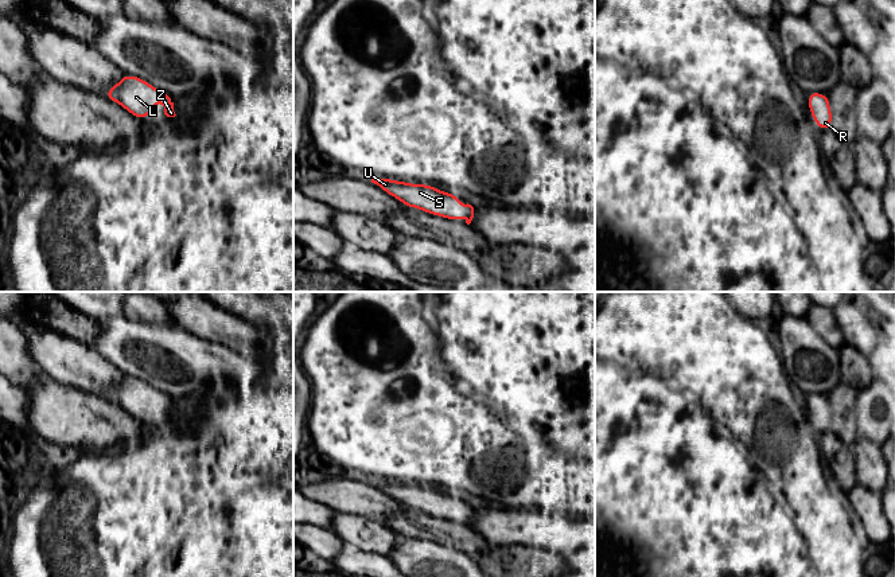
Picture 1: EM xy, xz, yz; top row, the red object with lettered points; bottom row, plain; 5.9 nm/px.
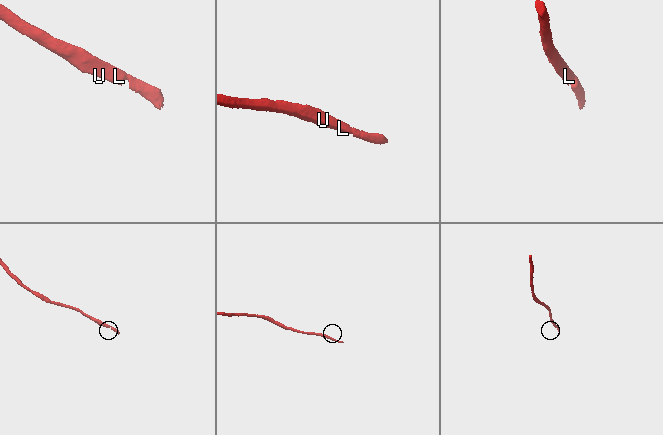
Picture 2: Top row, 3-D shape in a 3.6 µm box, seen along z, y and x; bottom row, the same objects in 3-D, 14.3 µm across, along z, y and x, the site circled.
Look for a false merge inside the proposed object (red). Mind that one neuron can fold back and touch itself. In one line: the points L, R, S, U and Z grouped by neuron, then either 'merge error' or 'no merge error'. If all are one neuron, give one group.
groups L R S U Z; no merge error

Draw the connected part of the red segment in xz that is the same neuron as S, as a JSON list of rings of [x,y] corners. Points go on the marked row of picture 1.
[[[371,179],[371,183],[377,184],[386,194],[392,195],[397,200],[402,202],[406,207],[420,208],[424,213],[433,214],[441,218],[454,219],[460,222],[463,218],[470,225],[474,218],[474,207],[471,204],[463,204],[458,196],[452,192],[440,191],[429,184],[413,184],[390,179]]]

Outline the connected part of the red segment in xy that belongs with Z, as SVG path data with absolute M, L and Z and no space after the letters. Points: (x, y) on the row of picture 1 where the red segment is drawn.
M125 74L120 82L106 90L105 97L117 102L140 120L149 116L159 101L164 102L164 114L167 117L176 116L171 95L160 91L139 77Z

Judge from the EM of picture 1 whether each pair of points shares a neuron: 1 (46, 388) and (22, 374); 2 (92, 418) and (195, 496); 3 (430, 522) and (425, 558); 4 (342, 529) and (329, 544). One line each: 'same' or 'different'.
1: different
2: different
3: different
4: different

